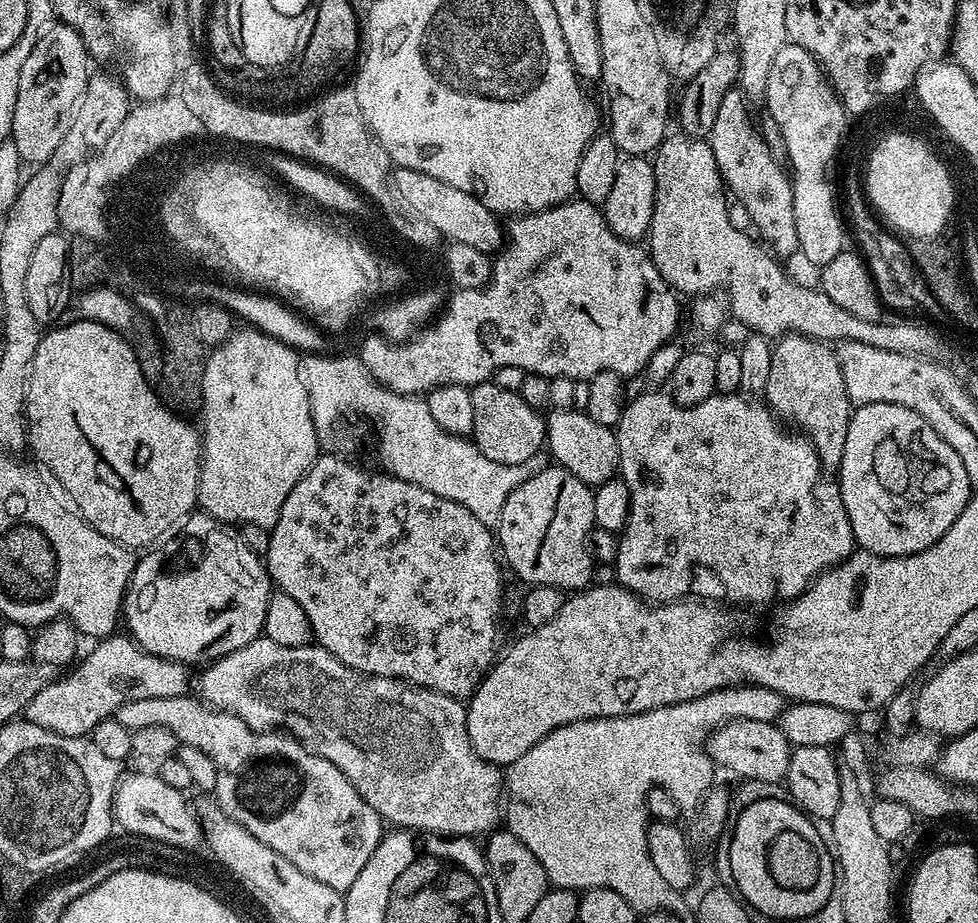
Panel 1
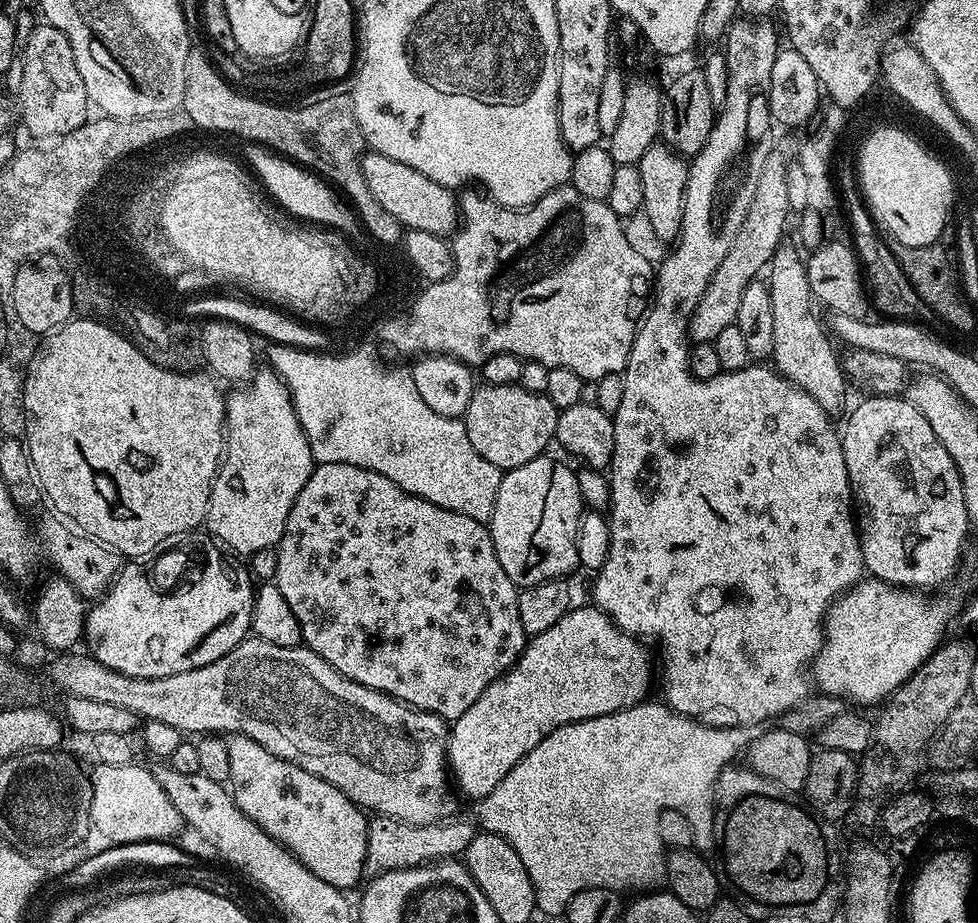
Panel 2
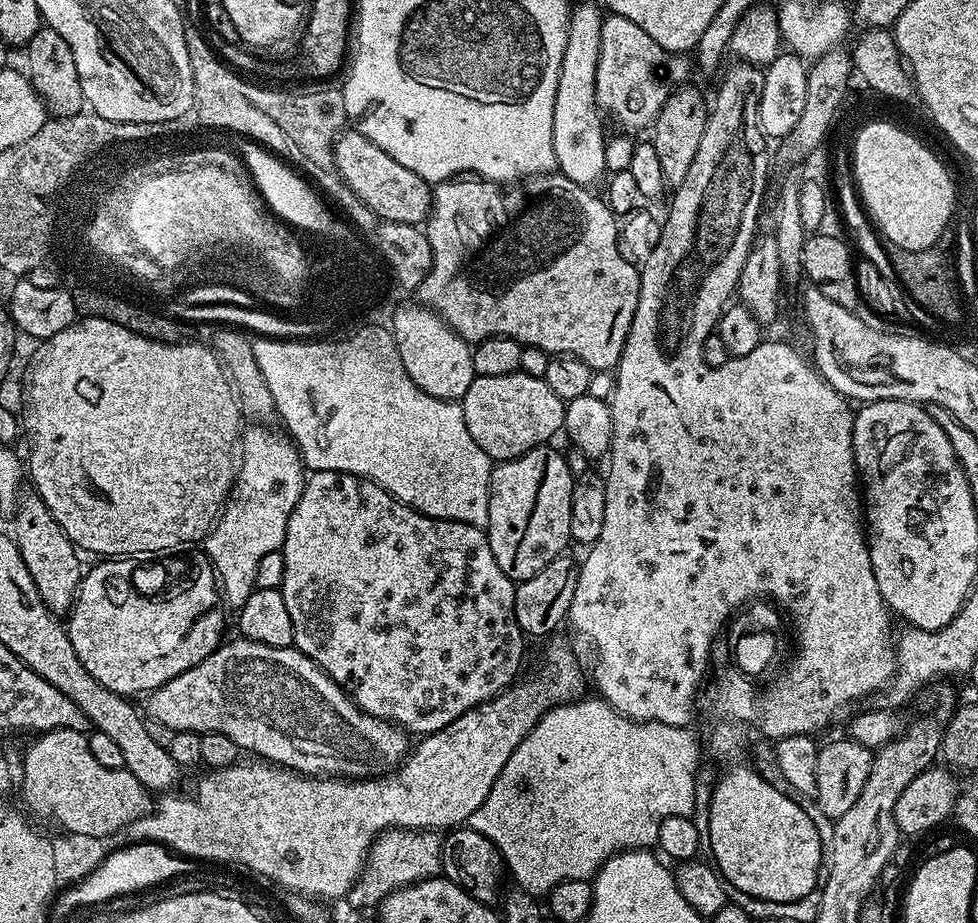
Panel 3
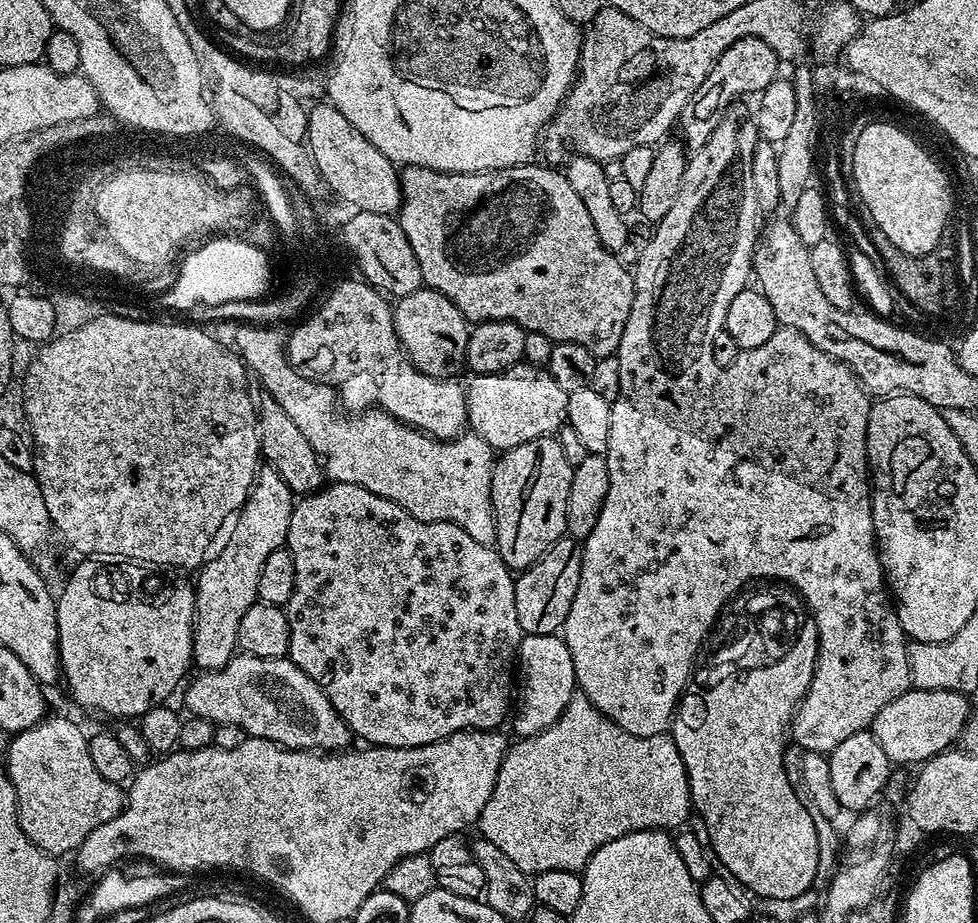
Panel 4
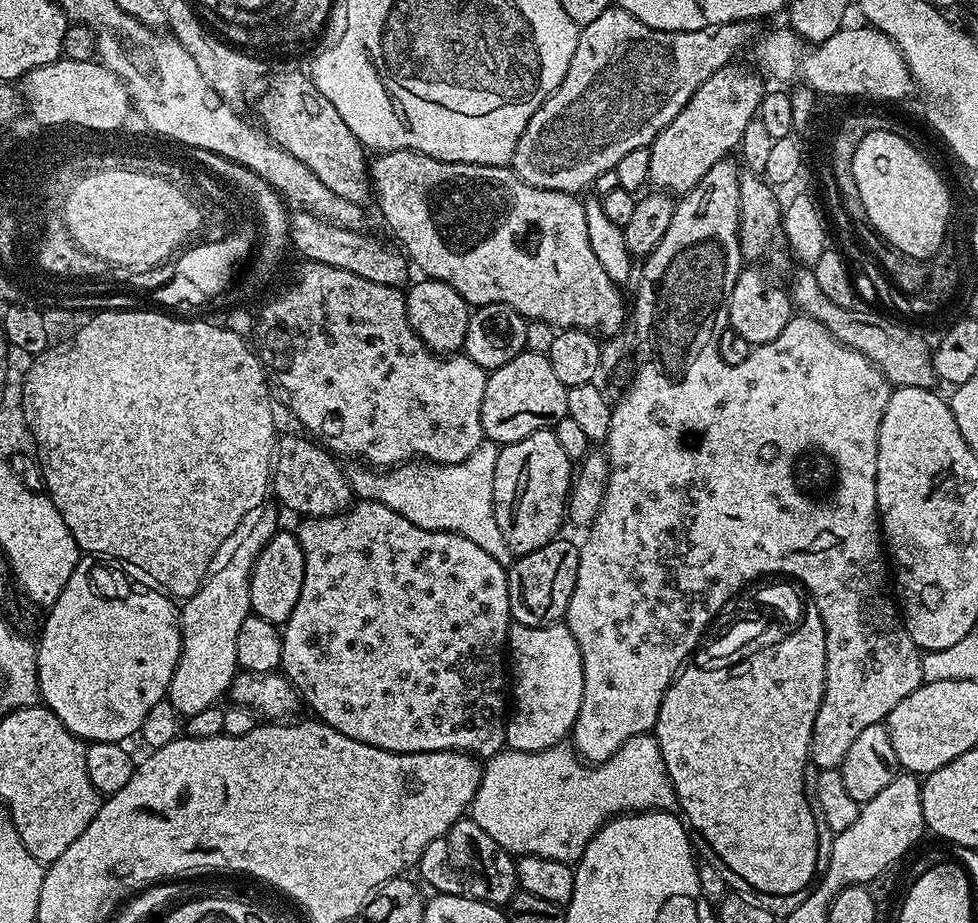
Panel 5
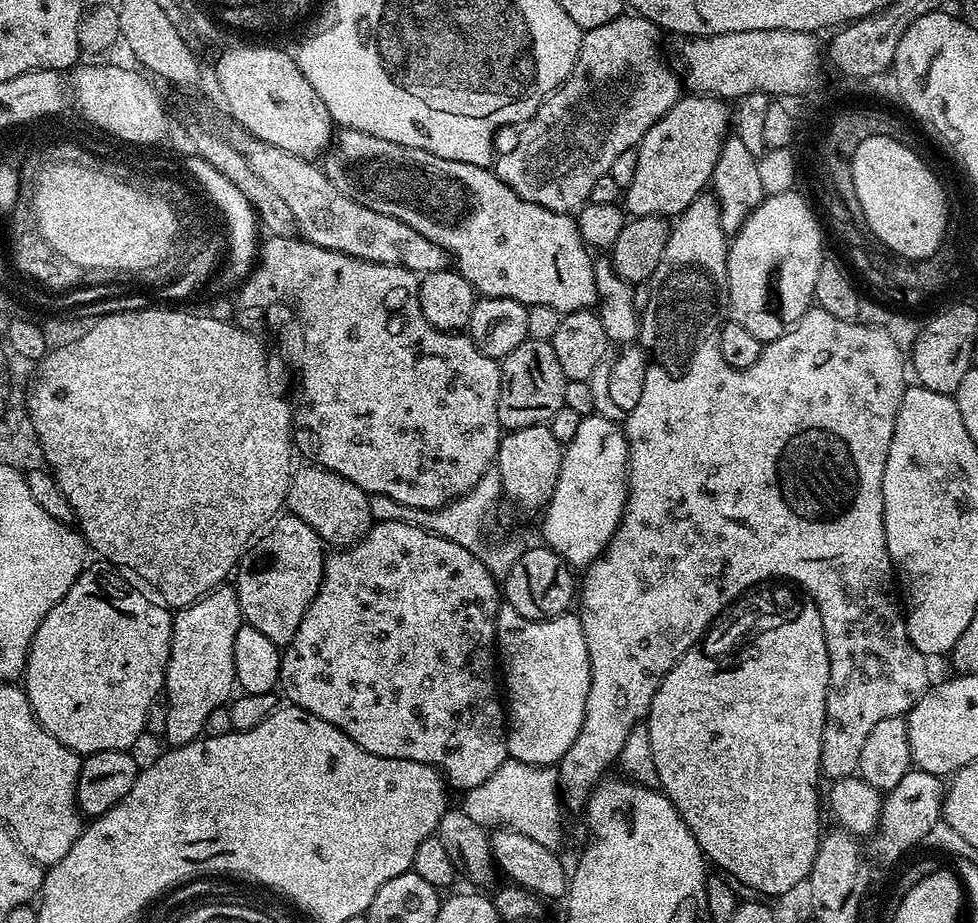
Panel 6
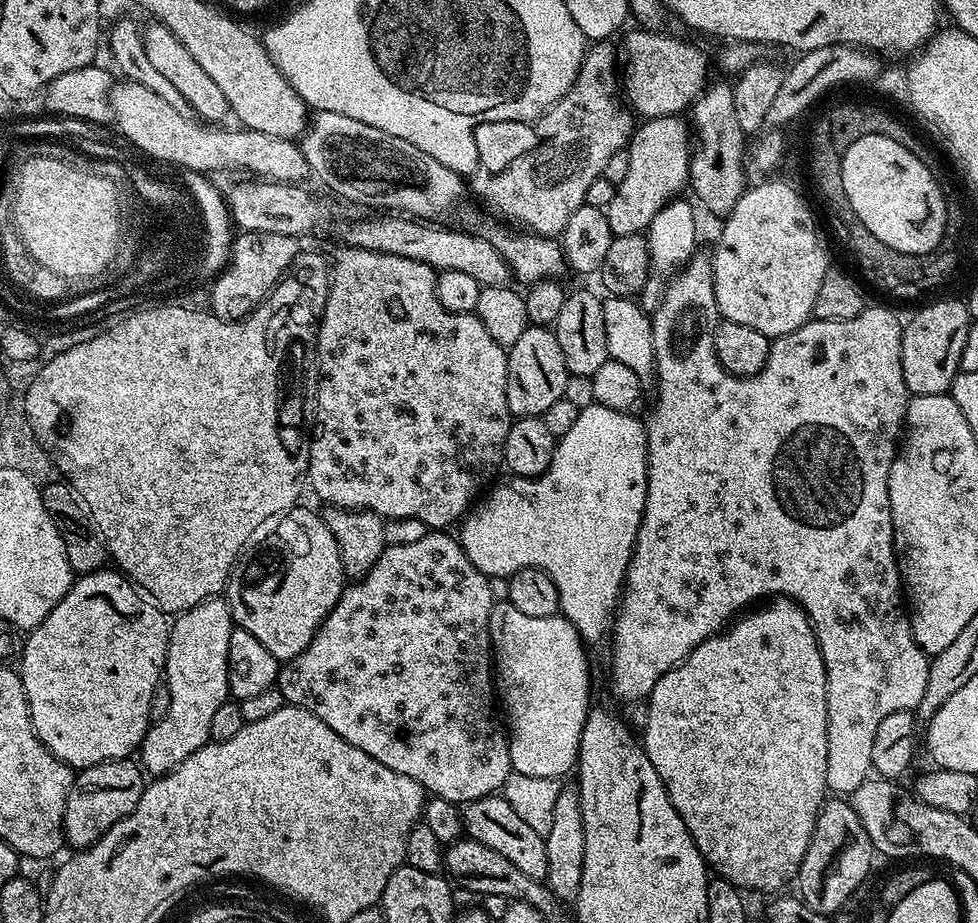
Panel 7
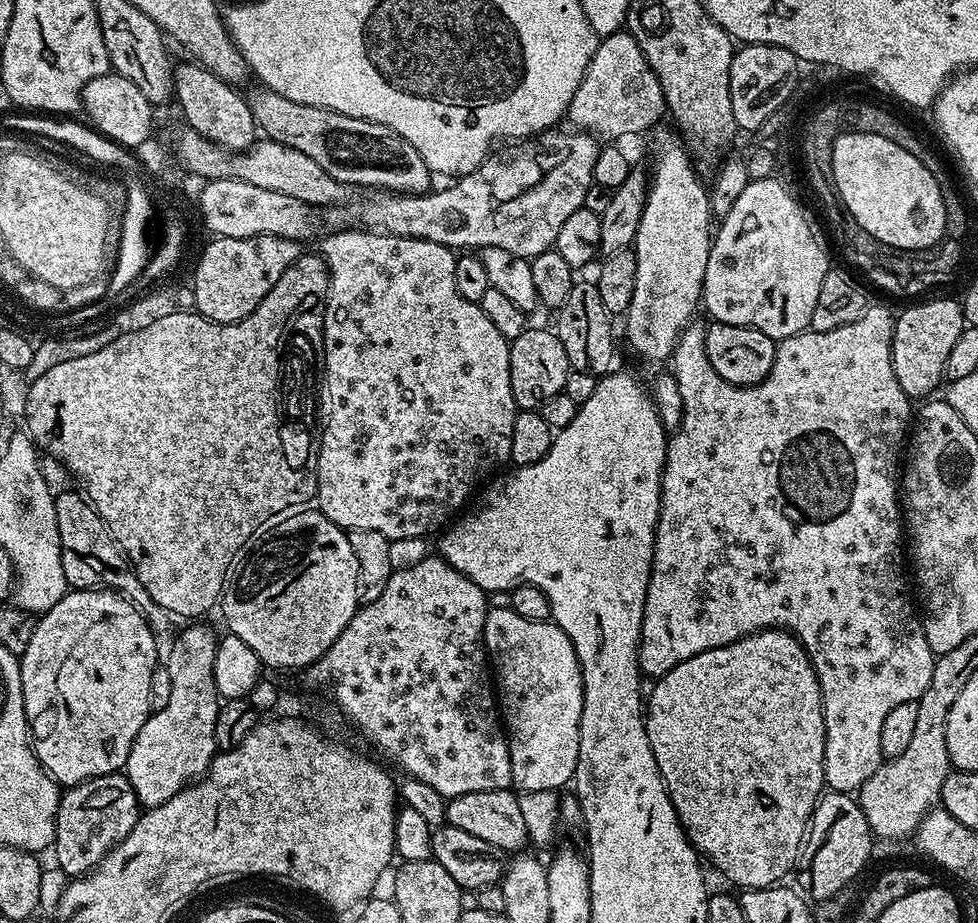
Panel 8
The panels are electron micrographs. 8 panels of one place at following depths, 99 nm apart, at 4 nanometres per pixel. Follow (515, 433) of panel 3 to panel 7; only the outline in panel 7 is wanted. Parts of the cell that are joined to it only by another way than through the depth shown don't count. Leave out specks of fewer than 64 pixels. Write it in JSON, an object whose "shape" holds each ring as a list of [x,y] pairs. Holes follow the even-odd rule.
{"shape":[[[530,326],[508,349],[508,385],[506,386],[506,402],[510,406],[513,417],[543,417],[549,406],[564,399],[566,382],[569,378],[566,358],[562,354],[562,346],[558,346],[555,331],[548,326]]]}

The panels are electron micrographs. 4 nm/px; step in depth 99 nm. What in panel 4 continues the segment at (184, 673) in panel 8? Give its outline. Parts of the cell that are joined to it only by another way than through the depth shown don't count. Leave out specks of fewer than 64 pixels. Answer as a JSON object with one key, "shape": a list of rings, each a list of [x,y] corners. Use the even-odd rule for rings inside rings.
{"shape":[[[271,466],[261,467],[244,507],[231,525],[232,533],[224,549],[216,557],[213,555],[205,559],[199,569],[200,577],[194,583],[196,610],[192,627],[192,659],[197,669],[221,668],[230,662],[232,656],[237,655],[238,625],[246,610],[257,603],[258,578],[266,558],[270,558],[274,550],[287,545],[293,503],[294,494],[282,480],[282,474],[278,474]]]}

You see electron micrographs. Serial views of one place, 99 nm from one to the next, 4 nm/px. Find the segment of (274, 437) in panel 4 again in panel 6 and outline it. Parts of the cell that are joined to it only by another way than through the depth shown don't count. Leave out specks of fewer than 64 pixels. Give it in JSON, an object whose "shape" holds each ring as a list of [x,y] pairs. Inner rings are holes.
{"shape":[[[315,466],[307,467],[297,467],[292,473],[286,501],[287,511],[302,518],[302,522],[306,522],[310,530],[320,535],[325,545],[336,550],[352,547],[371,530],[374,523],[370,514],[368,493],[354,486],[354,482],[343,480],[330,470]]]}

